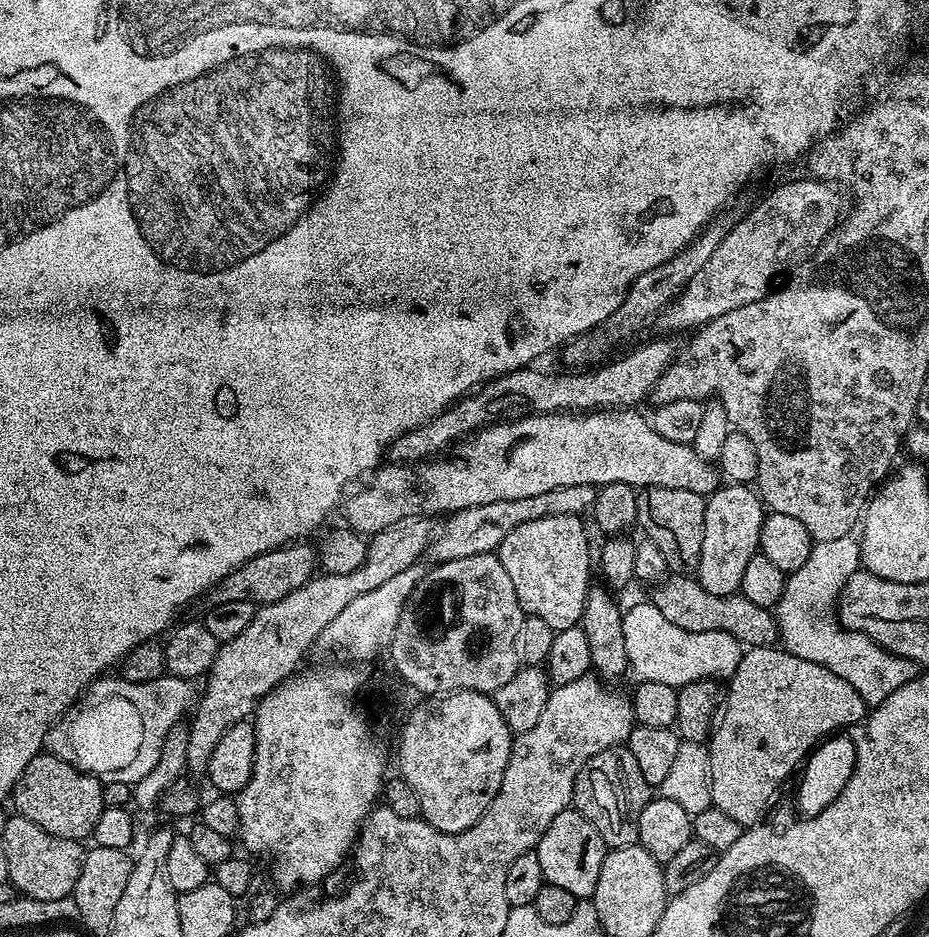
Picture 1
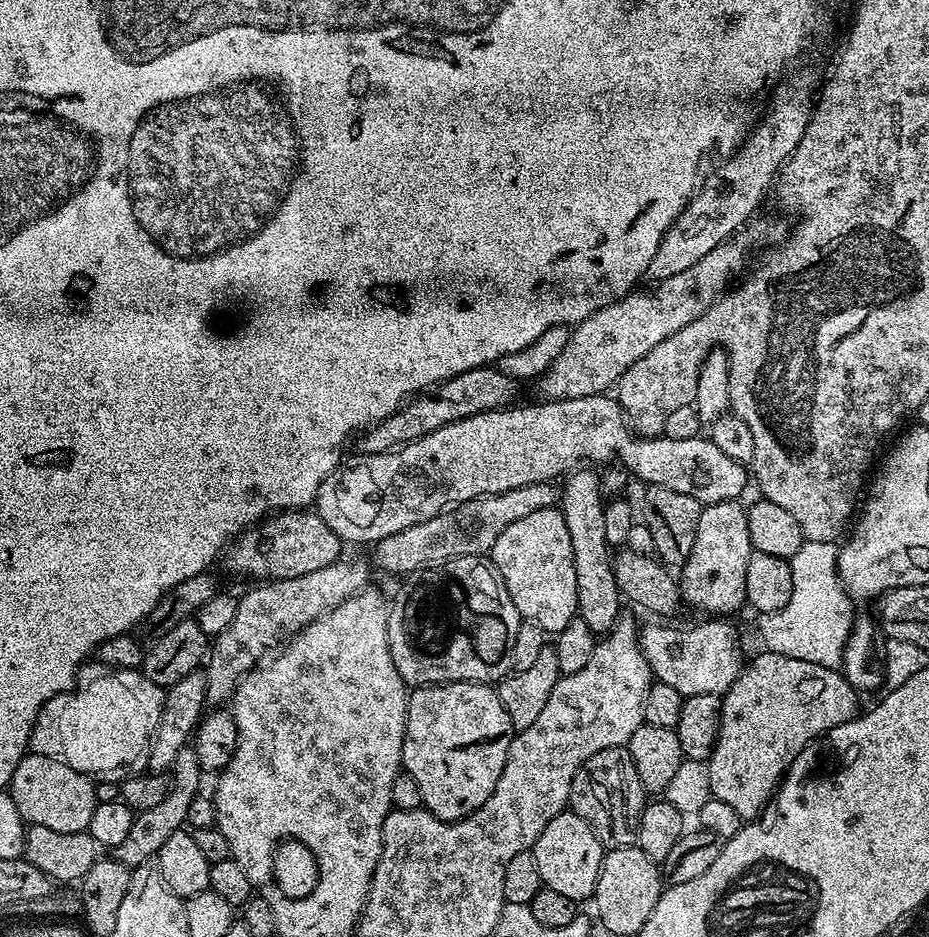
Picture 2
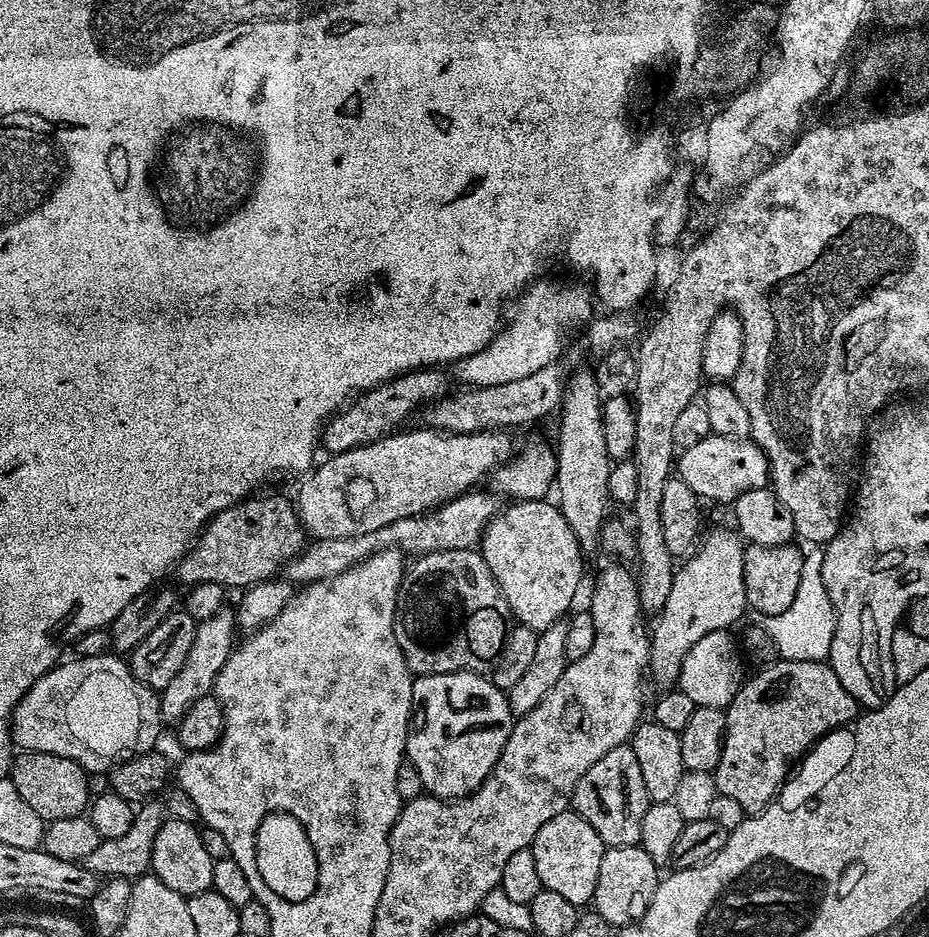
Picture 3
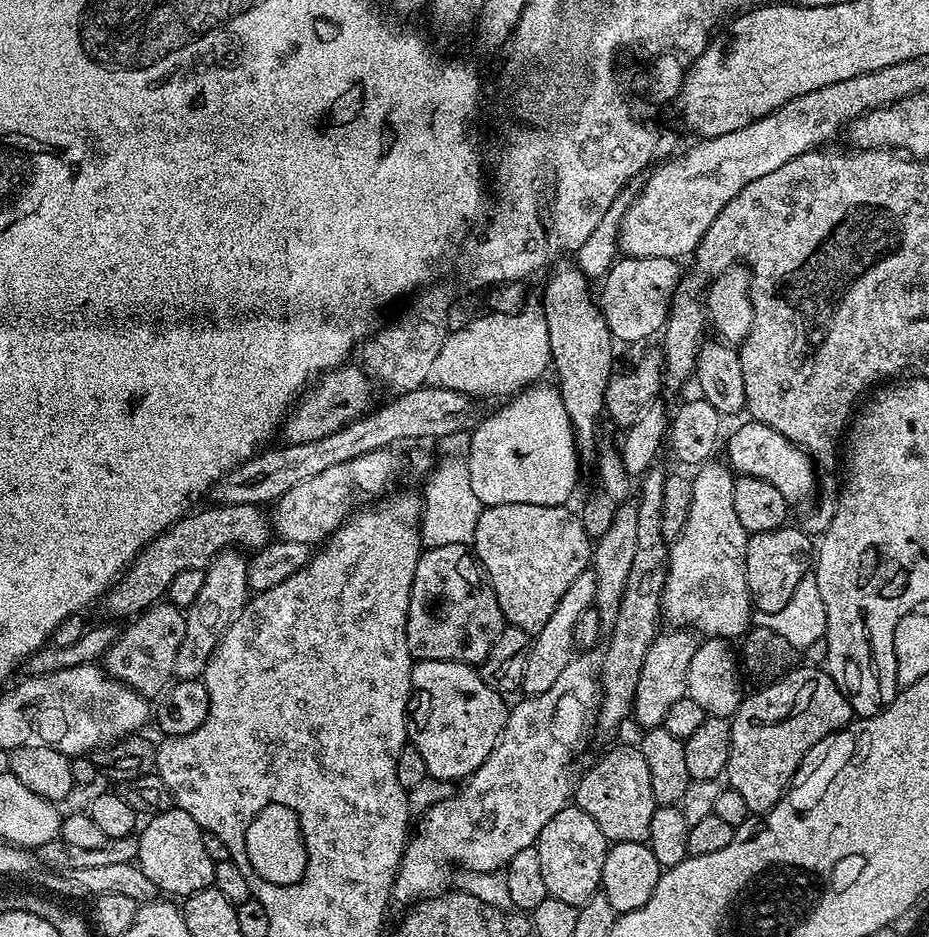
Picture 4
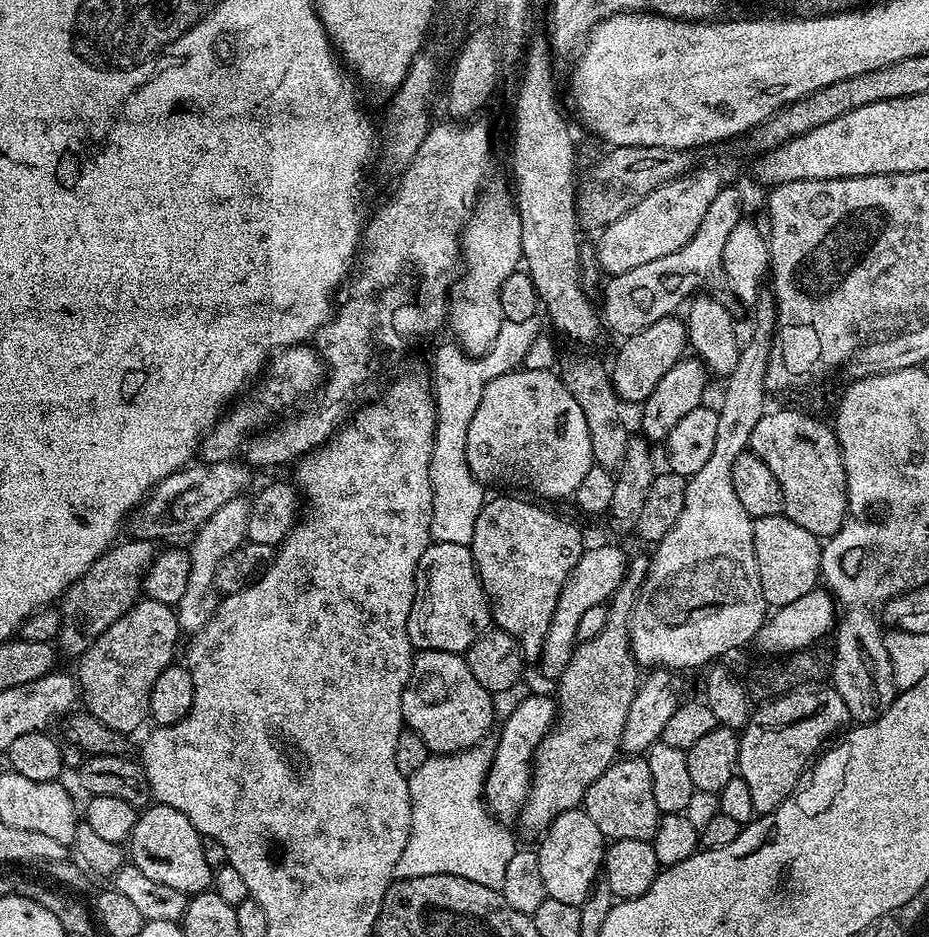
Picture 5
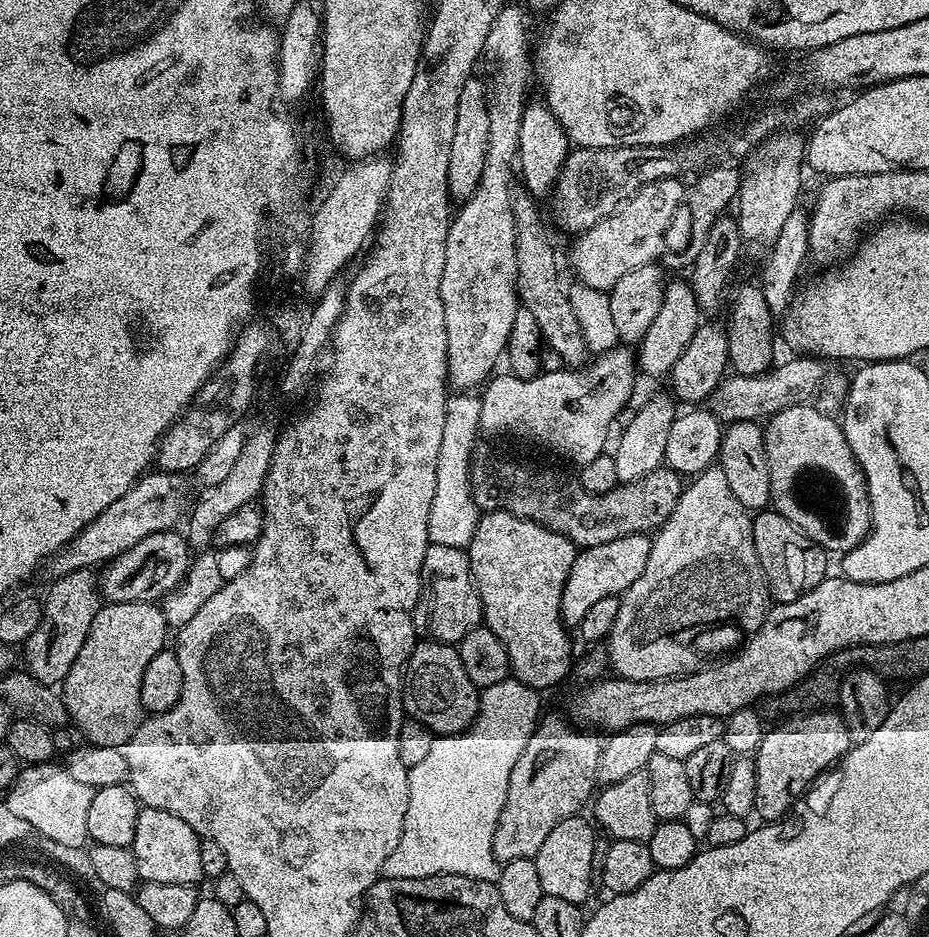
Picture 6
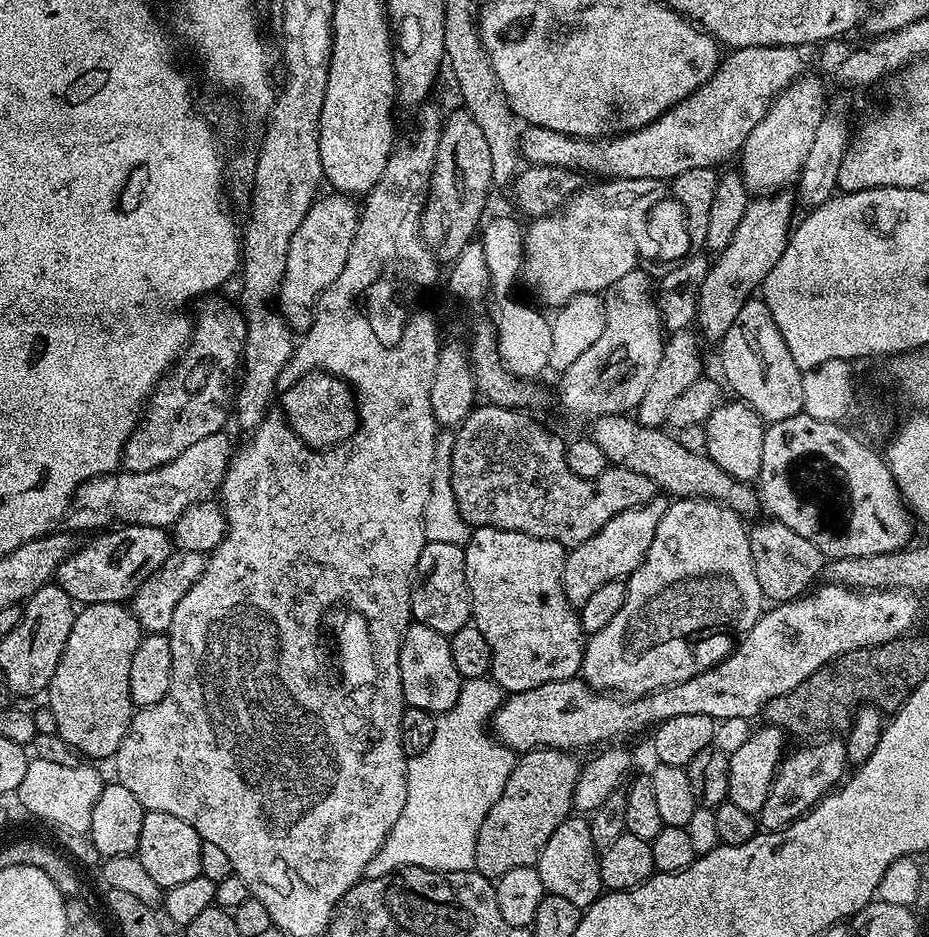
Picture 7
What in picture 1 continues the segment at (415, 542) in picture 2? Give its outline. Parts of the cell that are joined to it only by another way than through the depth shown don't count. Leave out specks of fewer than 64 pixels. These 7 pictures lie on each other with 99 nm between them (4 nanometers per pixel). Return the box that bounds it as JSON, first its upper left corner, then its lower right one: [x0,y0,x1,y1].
[426,484,597,564]

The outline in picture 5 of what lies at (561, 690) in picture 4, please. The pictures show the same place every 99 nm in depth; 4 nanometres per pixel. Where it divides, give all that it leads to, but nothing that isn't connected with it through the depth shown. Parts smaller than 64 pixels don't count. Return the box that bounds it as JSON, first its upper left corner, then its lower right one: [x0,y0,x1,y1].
[484,695,558,822]

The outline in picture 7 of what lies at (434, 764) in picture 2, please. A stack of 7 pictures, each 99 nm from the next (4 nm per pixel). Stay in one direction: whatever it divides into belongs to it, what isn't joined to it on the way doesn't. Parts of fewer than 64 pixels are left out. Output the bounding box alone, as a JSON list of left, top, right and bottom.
[398,622,462,714]

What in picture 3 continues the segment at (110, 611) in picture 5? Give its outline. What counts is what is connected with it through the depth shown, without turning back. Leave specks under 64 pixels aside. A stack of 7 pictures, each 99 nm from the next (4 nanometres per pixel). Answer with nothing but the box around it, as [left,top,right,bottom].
[174,496,306,590]

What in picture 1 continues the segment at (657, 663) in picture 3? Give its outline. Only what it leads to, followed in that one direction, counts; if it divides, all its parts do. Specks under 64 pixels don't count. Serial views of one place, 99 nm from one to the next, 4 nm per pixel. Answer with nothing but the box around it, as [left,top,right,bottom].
[694,483,766,596]

